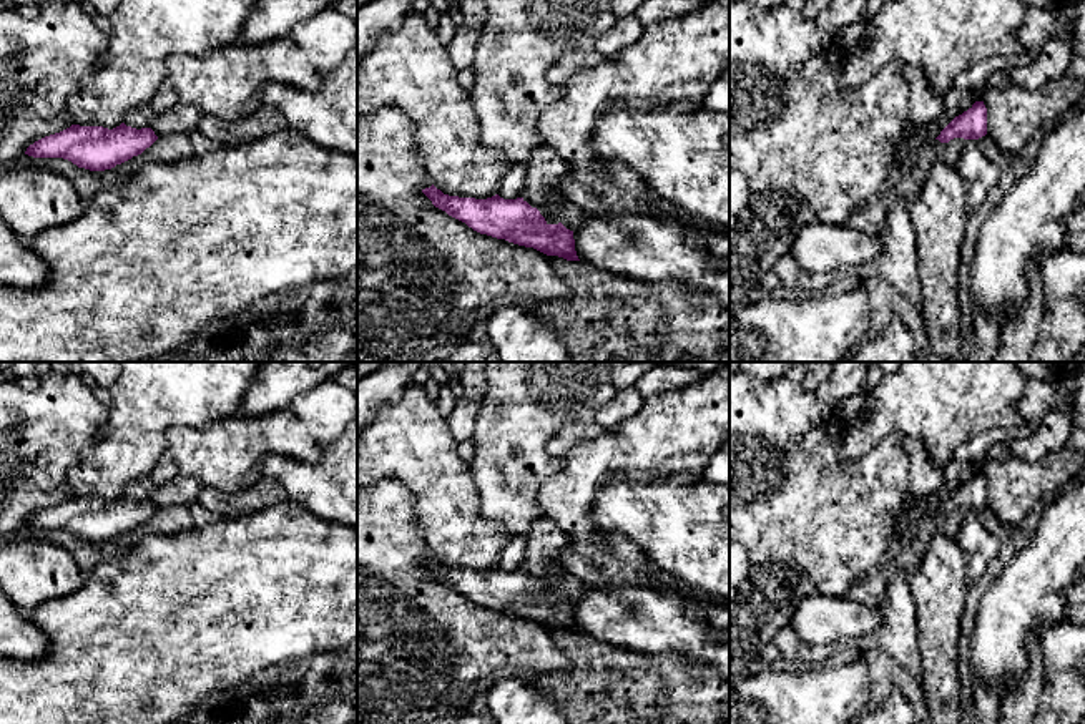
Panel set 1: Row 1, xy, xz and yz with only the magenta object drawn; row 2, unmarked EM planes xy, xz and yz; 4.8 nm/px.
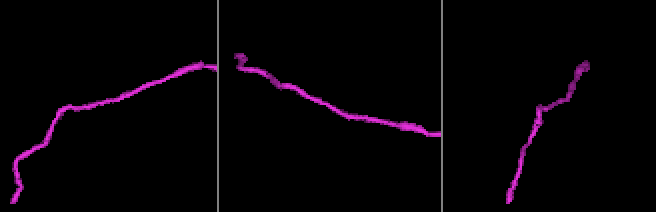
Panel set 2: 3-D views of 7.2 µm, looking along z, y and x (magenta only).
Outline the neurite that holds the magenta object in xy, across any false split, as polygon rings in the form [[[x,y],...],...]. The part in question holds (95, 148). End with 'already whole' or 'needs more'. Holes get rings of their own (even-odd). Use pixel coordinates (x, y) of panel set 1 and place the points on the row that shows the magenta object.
[[[121,123],[108,130],[103,126],[70,128],[45,136],[30,144],[25,154],[33,158],[63,158],[90,171],[111,169],[150,148],[158,136],[151,128],[131,128]]]; already whole

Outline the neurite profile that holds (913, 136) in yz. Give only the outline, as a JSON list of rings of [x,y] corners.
[[[939,118],[929,125],[906,123],[902,133],[894,139],[891,159],[894,156],[906,158],[909,153],[921,148],[925,141],[934,139],[954,118]]]

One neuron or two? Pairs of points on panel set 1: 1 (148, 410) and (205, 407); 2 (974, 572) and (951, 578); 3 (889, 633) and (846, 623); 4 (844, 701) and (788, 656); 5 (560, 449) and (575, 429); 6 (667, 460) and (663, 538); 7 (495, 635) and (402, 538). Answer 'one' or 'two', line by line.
1: one
2: two
3: two
4: two
5: one
6: two
7: one

